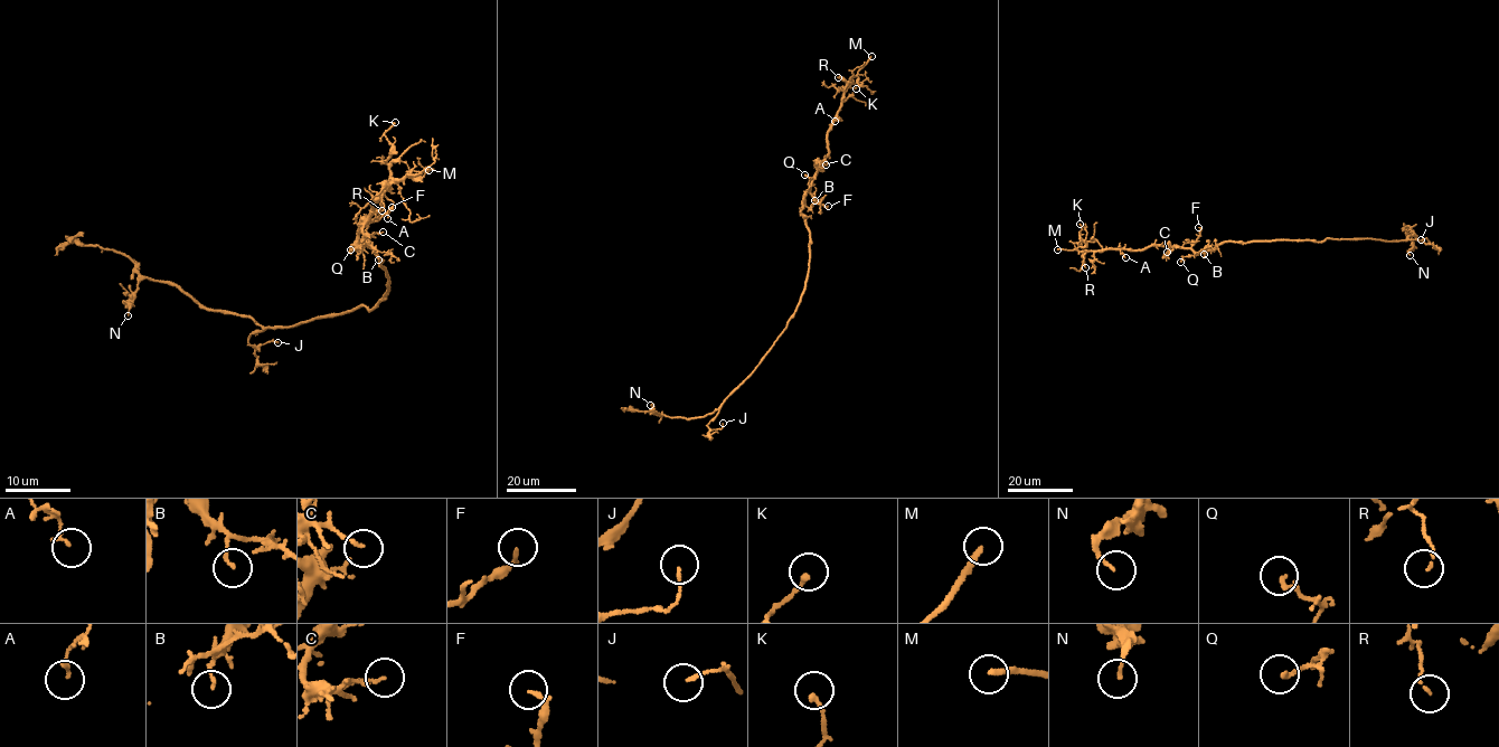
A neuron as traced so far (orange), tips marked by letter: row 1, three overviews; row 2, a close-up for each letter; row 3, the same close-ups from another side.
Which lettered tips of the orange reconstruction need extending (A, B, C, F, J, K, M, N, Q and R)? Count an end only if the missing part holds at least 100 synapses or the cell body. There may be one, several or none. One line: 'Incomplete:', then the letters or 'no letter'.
Incomplete: M

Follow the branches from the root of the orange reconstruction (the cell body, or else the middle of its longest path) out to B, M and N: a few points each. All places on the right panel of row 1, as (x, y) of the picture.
B: (1287, 239), (1226, 242), (1210, 249), (1207, 245), (1204, 254)
M: (1287, 239), (1226, 242), (1198, 252), (1153, 245), (1132, 251), (1057, 249)
N: (1287, 239), (1367, 238), (1397, 242), (1410, 236), (1415, 237), (1413, 232), (1410, 255)

